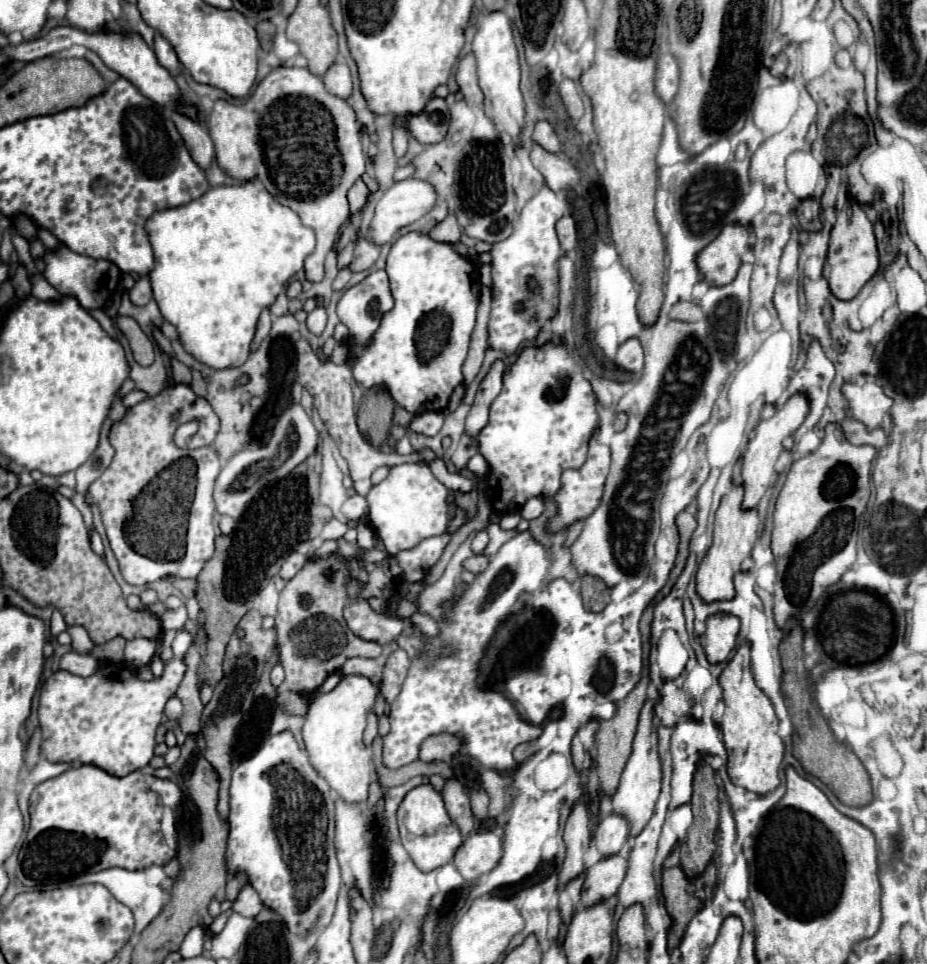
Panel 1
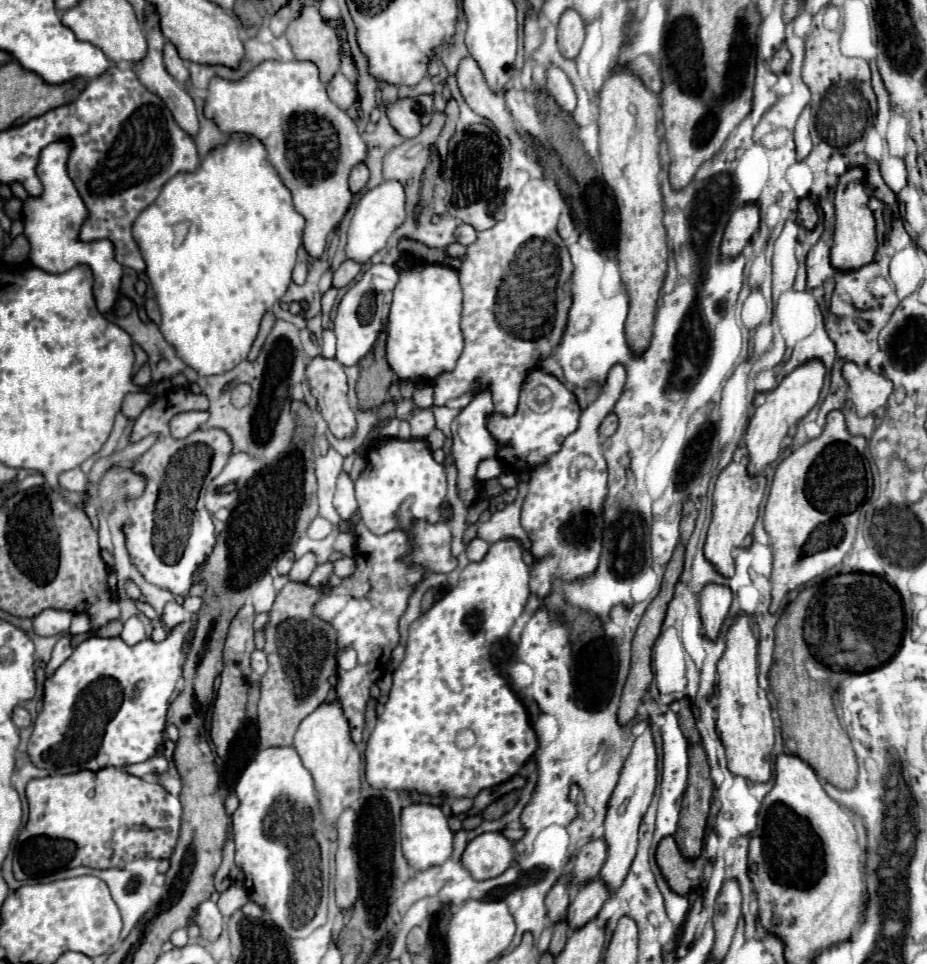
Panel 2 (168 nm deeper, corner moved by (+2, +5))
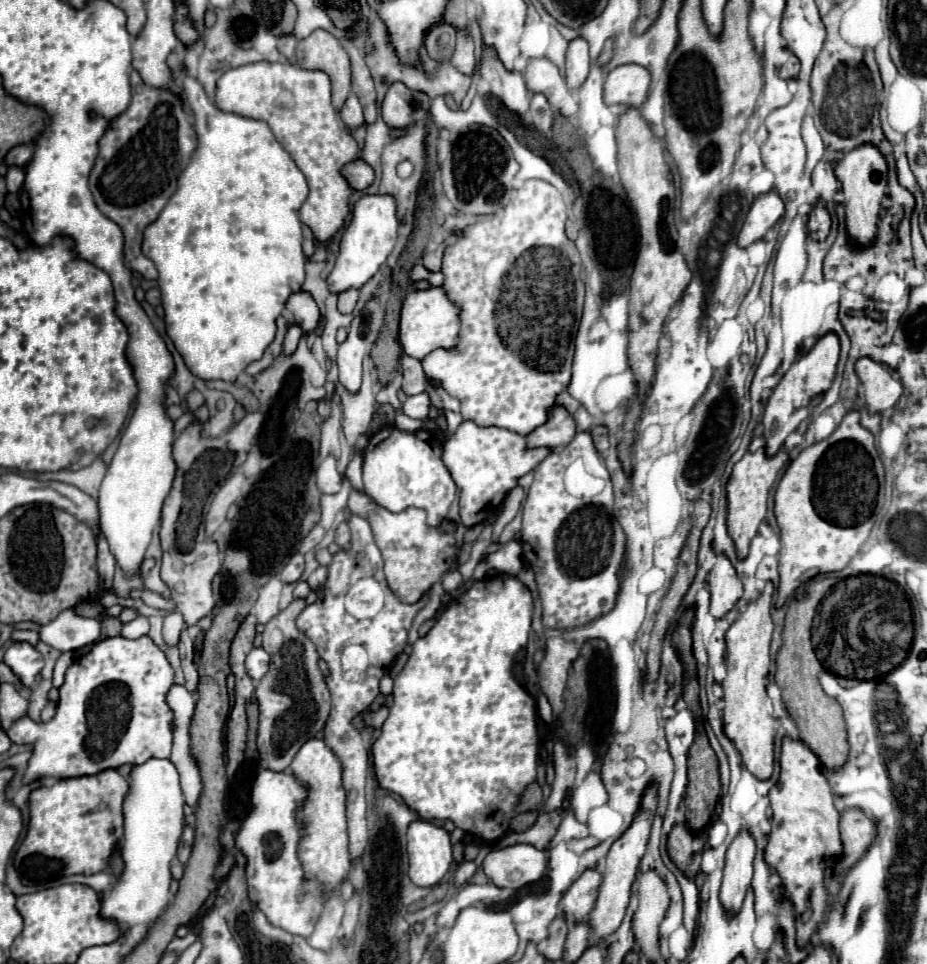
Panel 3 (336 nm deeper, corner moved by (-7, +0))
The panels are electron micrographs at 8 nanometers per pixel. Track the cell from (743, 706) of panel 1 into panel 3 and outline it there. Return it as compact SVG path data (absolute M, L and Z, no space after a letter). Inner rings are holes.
M767 583L763 595L749 603L745 613L729 627L727 641L727 677L723 681L723 729L725 735L735 743L745 767L761 781L769 779L775 763L775 717L773 703L767 695L769 675L769 643L773 633L771 621L771 597L774 585Z

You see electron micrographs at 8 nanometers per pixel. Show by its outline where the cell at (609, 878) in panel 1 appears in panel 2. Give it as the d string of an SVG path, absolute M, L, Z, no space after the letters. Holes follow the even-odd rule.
M594 880L578 888L578 894L570 902L566 916L570 930L576 930L576 926L584 926L584 922L596 918L606 900L608 900L608 888L602 880Z

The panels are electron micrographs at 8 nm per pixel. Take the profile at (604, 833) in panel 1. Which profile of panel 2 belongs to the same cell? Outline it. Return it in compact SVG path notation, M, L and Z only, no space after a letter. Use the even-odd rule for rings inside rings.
M590 840L582 850L576 854L572 862L572 884L588 882L588 878L596 878L600 874L600 868L606 860L606 842L600 840Z

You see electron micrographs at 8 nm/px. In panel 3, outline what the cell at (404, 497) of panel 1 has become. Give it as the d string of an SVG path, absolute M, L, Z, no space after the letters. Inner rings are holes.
M397 427L377 431L363 457L363 487L365 493L383 509L399 513L407 507L421 507L427 511L427 523L439 527L455 499L457 487L447 467L441 461L443 445L429 431L403 433Z

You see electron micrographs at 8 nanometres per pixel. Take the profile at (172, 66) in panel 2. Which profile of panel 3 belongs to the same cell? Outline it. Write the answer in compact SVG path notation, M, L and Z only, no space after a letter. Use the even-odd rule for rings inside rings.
M187 73L183 75L183 85L181 87L183 87L187 103L193 109L199 147L193 153L193 159L189 161L185 171L181 173L177 191L171 195L169 203L159 213L159 217L153 223L147 225L147 229L143 233L143 253L145 253L145 257L149 257L155 263L155 267L159 271L157 281L159 281L159 289L161 289L161 303L163 303L163 309L165 309L167 335L171 337L175 349L181 353L185 365L191 369L191 373L195 377L199 377L203 381L221 379L221 381L233 383L237 379L237 375L243 373L249 363L263 357L267 345L273 341L273 335L275 335L275 319L285 311L289 295L301 291L301 287L303 287L305 257L303 257L303 251L301 251L301 227L303 225L301 225L301 219L299 219L299 209L301 209L303 201L307 199L307 181L305 181L303 173L299 171L299 167L295 165L295 161L291 159L291 155L273 137L267 123L247 119L247 117L241 117L241 115L235 115L235 113L223 113L213 103L209 103L201 83Z

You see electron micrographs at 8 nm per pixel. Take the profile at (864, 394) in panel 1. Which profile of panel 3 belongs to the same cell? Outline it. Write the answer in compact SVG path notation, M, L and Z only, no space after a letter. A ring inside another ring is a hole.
M863 357L855 363L855 373L861 379L865 391L869 415L895 407L895 403L903 395L903 385L899 383L899 379L895 379L885 365L875 363L869 357Z

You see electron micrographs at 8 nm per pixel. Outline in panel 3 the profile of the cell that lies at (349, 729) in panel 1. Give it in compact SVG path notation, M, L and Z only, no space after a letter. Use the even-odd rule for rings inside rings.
M313 737L303 743L293 763L289 765L299 779L309 783L309 803L301 809L301 819L307 823L301 839L301 863L307 875L321 879L327 885L327 893L337 889L351 871L351 859L347 849L347 793L343 787L343 767L335 751L325 743L323 737Z

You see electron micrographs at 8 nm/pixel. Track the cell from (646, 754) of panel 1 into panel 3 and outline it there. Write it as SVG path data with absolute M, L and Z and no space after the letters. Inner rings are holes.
M651 783L641 793L639 811L635 813L631 825L611 845L611 849L607 853L607 863L605 863L605 871L603 871L603 883L599 887L599 897L597 897L595 909L589 913L589 923L593 923L593 939L595 941L611 935L623 921L623 915L625 915L625 909L627 909L627 903L629 903L629 895L631 895L631 883L635 881L637 867L639 867L639 863L645 855L645 847L647 847L647 841L649 841L649 831L651 831L655 811L657 811L657 783Z

